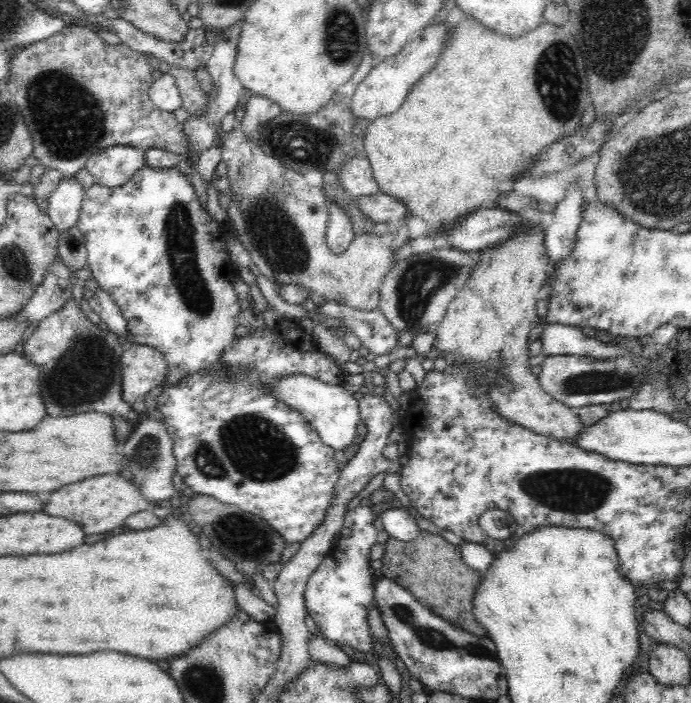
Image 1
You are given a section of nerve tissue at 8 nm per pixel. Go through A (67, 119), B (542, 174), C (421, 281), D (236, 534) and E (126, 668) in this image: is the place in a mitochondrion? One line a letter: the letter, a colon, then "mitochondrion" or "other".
A: mitochondrion
B: other
C: mitochondrion
D: mitochondrion
E: other

